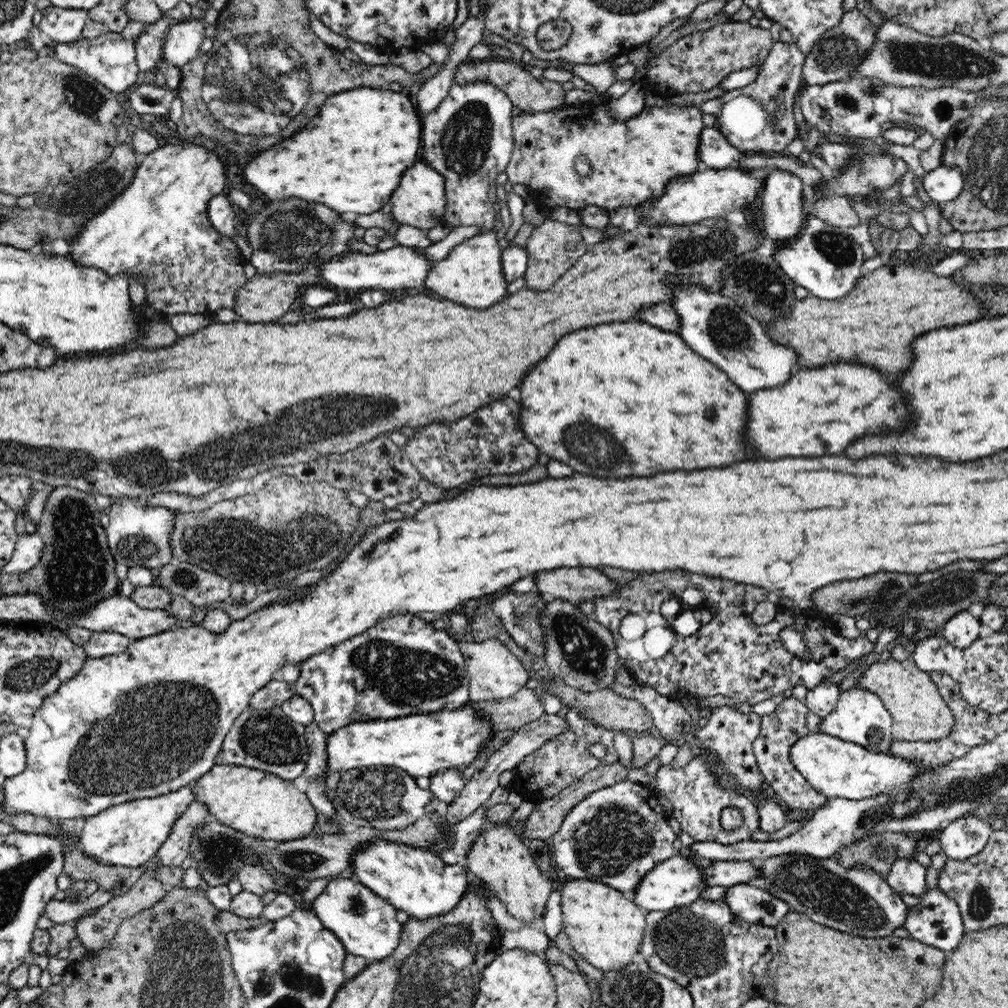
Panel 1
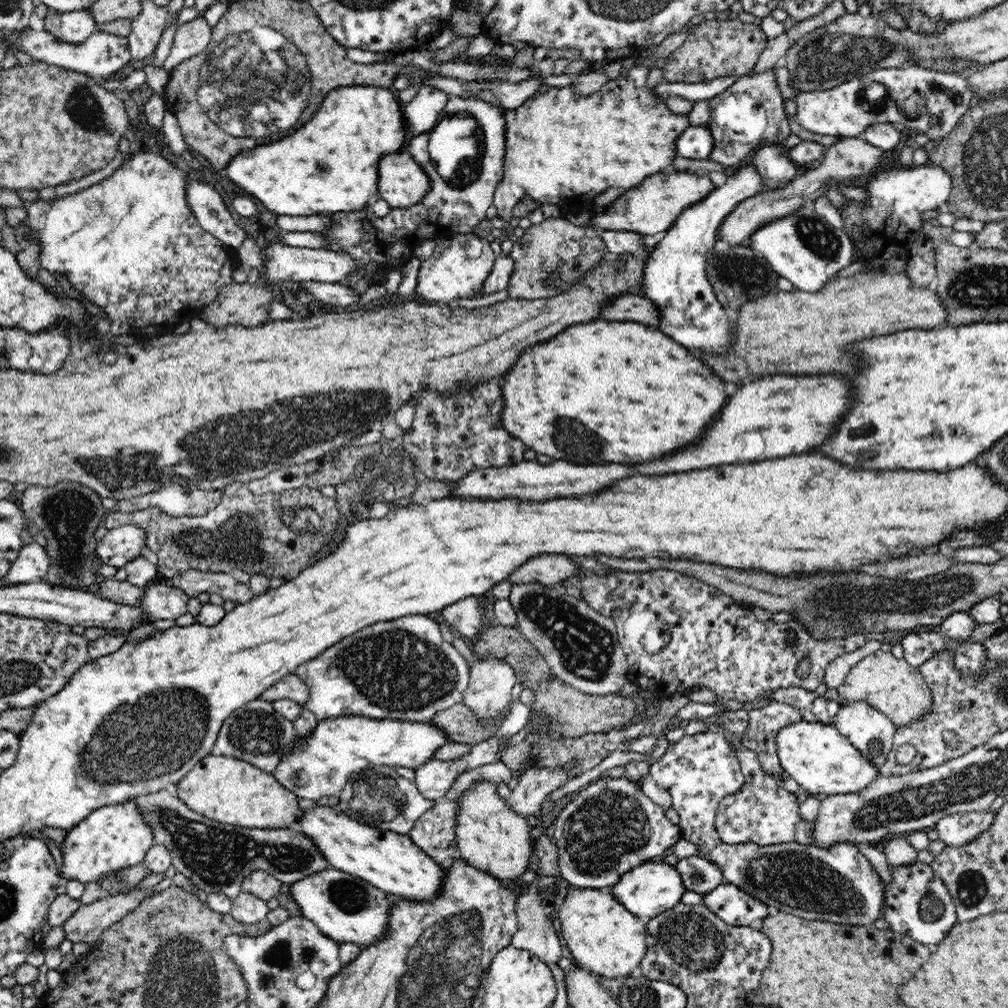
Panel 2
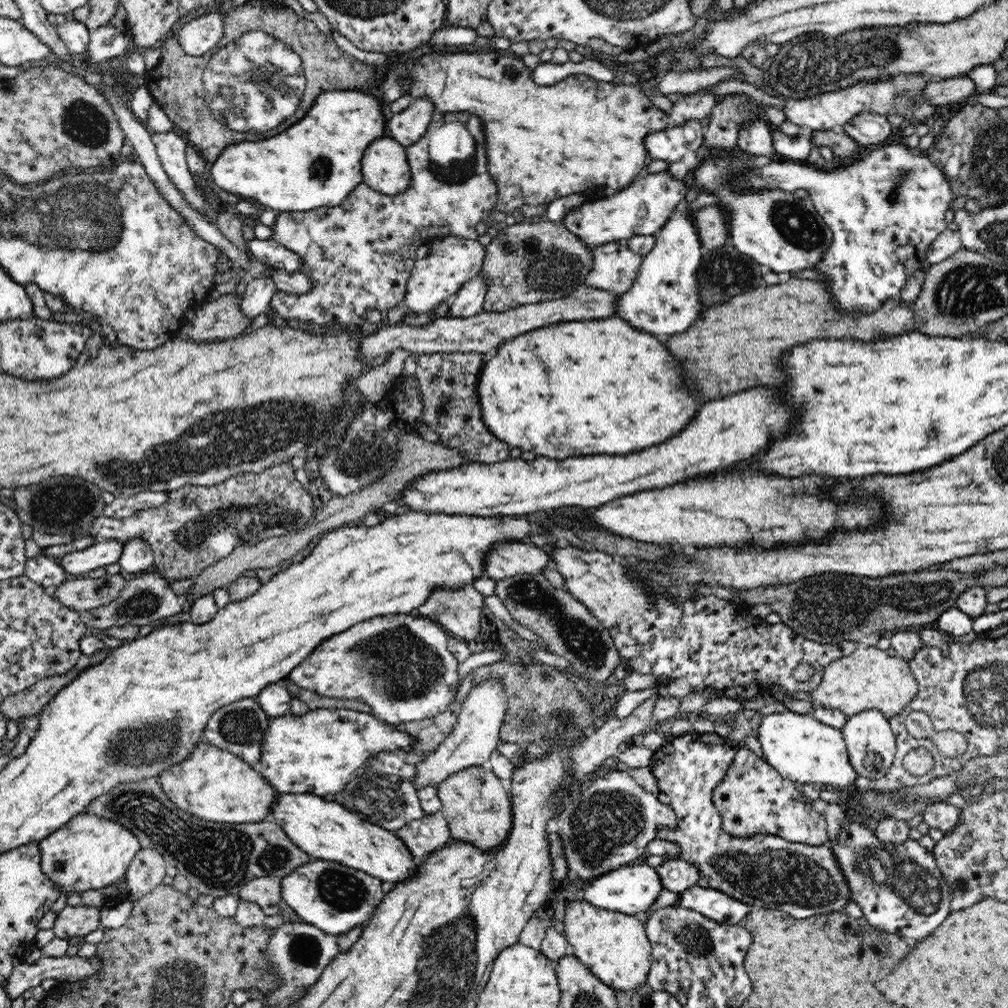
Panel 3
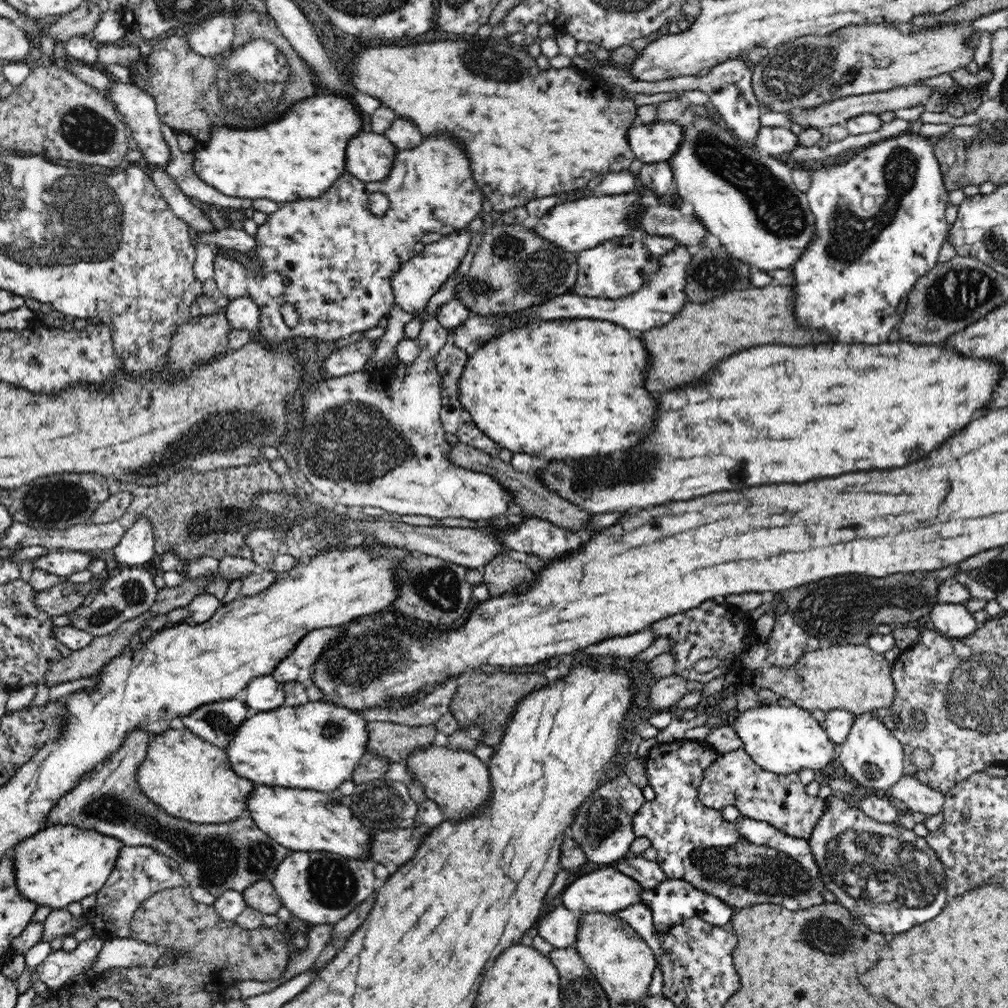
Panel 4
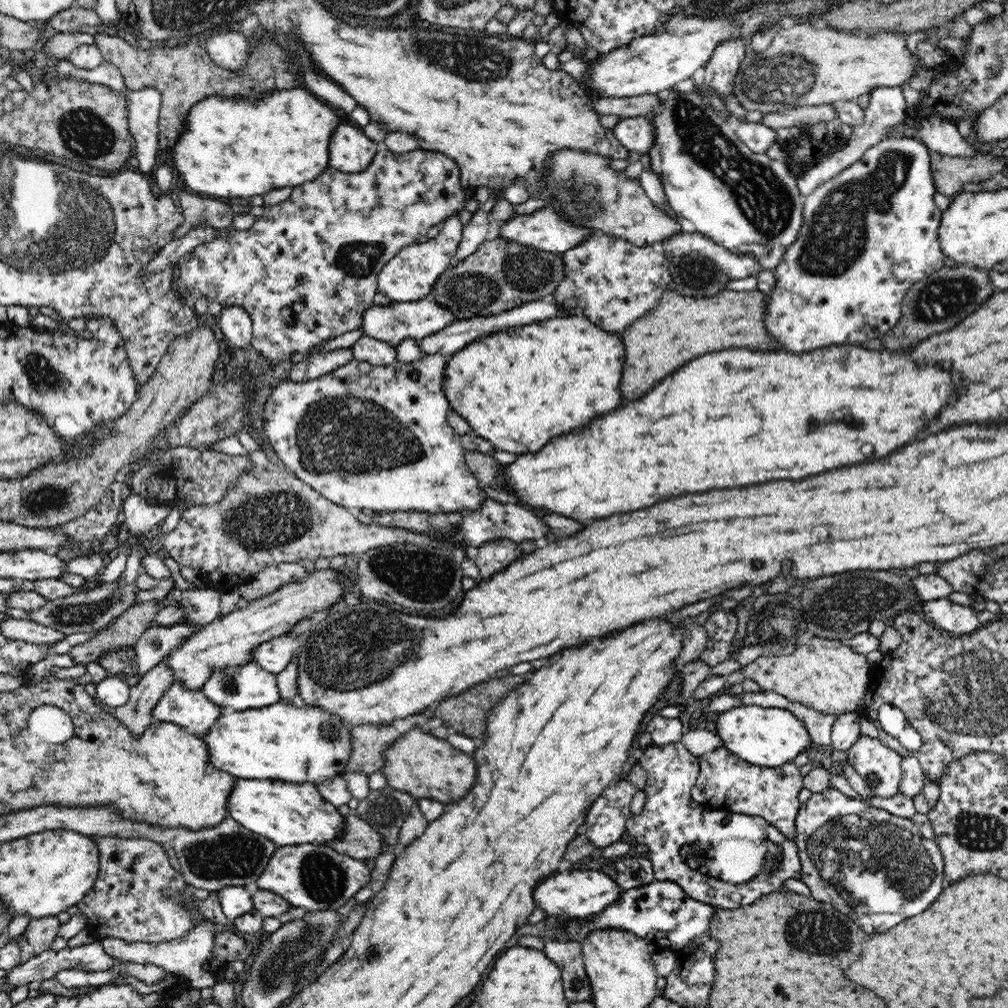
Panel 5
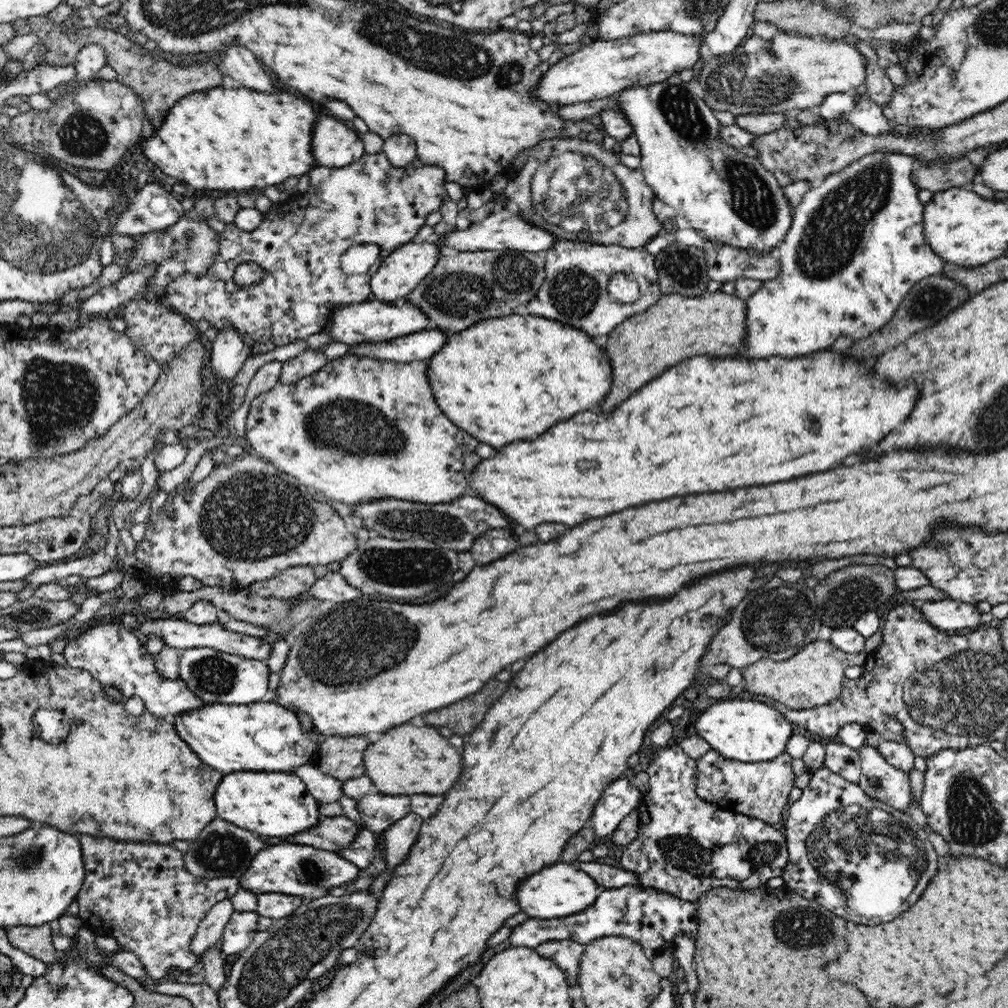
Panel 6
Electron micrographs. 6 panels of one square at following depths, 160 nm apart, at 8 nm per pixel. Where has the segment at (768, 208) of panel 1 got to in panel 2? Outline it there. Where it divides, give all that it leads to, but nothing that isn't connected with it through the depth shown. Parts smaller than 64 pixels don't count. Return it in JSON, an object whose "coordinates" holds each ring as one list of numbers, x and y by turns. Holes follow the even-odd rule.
{"coordinates":[[765,143,756,146,754,152,754,166,762,177,765,188,770,190,782,188,796,176,796,164,784,156,781,144]]}

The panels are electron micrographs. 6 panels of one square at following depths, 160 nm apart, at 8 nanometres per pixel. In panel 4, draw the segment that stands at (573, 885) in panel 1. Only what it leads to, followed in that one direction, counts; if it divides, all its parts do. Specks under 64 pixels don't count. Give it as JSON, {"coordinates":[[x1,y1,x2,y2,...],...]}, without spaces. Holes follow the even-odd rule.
{"coordinates":[[582,914,575,947,612,1005,636,1003,648,997,656,960,653,950,628,924,609,914]]}

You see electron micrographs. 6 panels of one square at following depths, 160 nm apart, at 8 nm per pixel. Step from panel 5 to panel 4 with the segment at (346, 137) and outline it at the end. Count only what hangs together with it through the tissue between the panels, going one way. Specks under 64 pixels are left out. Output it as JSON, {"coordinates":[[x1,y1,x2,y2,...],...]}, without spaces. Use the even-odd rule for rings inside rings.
{"coordinates":[[360,132,346,144,345,170,366,182,380,182,390,174,396,148,385,135]]}

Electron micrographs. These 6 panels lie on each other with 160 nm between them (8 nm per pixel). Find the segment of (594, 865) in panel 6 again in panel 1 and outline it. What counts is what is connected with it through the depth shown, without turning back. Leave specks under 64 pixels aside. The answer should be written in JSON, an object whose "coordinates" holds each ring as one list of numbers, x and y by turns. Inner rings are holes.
{"coordinates":[[714,860,707,866,698,866,698,871,702,873,702,881,706,883,706,887,730,887,761,876,756,865,757,862,754,861]]}

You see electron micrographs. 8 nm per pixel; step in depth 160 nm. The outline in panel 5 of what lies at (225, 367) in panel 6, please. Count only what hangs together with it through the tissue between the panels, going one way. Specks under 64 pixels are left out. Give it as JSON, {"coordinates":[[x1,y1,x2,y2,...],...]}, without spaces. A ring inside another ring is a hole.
{"coordinates":[[232,306,221,310,218,327,229,351,235,352,251,344,252,319,246,310]]}

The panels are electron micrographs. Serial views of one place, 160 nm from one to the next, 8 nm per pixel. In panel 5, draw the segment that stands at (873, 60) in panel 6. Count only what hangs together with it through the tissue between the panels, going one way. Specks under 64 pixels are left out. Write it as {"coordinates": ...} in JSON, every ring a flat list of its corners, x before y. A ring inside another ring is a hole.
{"coordinates":[[876,86,870,90,870,98,867,107,864,109,864,120,861,125,853,127,852,134,844,140,841,149,835,150,832,154,819,160,814,166,803,171,800,178,796,179,796,187,802,196,808,196,818,185,824,184,828,179,834,178,844,168,848,168,862,155,872,148,876,143,884,139,884,132,888,126,904,123,910,116,904,94,899,86]]}

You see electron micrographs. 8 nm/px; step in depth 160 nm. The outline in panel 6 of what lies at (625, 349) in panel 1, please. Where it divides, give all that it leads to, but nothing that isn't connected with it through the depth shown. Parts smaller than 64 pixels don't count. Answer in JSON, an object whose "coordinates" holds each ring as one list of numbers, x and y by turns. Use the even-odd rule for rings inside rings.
{"coordinates":[[512,313,510,316,502,318,484,318,484,320,478,320,478,322,470,324,468,328,464,328,460,332,448,333,442,348,428,362,428,383,430,383,434,400,446,415,446,418,479,442,489,444,495,449,502,448,502,446,506,446,514,440,520,440,520,438,532,440,532,438,540,436,544,430,548,430,550,426,554,426,556,422,568,420,574,414,578,414,582,410,588,410,592,404,598,406,606,398,606,394,610,390,610,378,612,378,611,363,602,348,600,348,600,340,590,338,584,331,576,329,576,327,569,327,562,322,530,314,523,316]]}

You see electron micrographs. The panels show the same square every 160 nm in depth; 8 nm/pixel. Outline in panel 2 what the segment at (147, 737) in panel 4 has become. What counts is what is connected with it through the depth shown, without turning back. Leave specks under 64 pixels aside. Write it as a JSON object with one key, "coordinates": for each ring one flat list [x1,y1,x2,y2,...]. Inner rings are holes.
{"coordinates":[[174,784,165,785,158,792,128,798,124,803,126,801,136,803,136,809,152,827,153,845,169,850,175,870,185,874,196,888,208,895,222,893,236,898,243,891,242,881,254,871,267,872,287,886,330,867,312,840,300,831,302,827,298,822,272,829,222,824,190,810,178,799]]}

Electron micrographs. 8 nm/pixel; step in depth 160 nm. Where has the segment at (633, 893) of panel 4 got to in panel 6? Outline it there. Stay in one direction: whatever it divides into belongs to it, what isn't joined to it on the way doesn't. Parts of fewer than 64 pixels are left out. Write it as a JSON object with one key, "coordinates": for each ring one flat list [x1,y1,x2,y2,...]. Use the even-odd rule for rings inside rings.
{"coordinates":[[561,861,526,878,524,882,520,882,520,886,515,886,515,888,518,890,514,894,516,896,514,899,520,904,518,906,520,911,525,912,529,917,544,920,562,918,586,910,588,906,592,906,592,902,598,898,601,890,588,873]]}

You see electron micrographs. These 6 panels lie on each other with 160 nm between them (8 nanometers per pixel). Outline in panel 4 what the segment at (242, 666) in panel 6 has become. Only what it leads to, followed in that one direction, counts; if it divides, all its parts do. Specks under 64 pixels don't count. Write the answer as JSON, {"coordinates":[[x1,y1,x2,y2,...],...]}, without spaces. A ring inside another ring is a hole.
{"coordinates":[[270,674,252,678,246,684,246,688,239,698,248,708,247,717,256,713,275,710,275,708,283,706,285,702,282,683]]}

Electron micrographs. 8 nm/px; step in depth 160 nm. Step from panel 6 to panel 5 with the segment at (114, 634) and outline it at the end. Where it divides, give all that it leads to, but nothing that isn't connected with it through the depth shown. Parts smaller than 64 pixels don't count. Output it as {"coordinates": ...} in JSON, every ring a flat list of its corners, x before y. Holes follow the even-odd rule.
{"coordinates":[[133,645,120,646,120,648,110,648,96,658,98,663,107,671,107,676,120,677,126,680,130,676,139,675,137,667,136,651],[175,680,151,714,156,721,181,726,186,733,202,738,222,712,223,708,210,702,202,691,190,690,181,680]]}

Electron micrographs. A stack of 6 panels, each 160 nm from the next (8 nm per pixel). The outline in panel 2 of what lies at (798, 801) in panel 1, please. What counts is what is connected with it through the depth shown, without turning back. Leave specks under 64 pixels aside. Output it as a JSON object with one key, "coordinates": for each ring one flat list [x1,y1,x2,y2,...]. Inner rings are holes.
{"coordinates":[[774,704,752,710,745,734,738,741,746,749,758,753,762,769,774,776,784,774,776,753,777,733,783,726,801,722,801,709,788,704]]}

